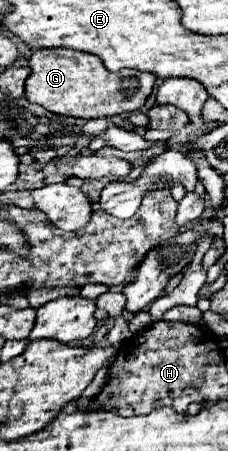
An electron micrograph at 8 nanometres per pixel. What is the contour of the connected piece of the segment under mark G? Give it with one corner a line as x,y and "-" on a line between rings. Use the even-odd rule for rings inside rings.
38,49
30,57
30,69
32,69
32,73
26,79
26,99
30,103
42,105
46,111
52,111
56,115
70,115
70,117
82,117
82,119
114,117
114,115
138,111
150,97
150,93
154,89
154,81
156,81
156,77
152,73
140,73
140,71
134,71
132,75
126,73
126,79
122,79
122,77
110,73
104,67
102,59
98,59
90,53
74,51
74,49

